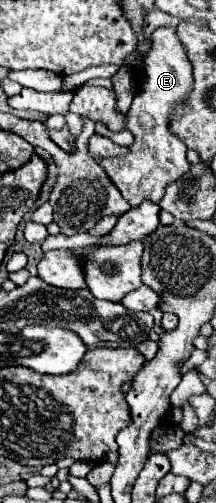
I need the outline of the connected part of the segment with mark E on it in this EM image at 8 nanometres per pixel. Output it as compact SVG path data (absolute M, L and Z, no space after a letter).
M156 28L152 38L154 50L144 58L146 76L126 114L126 130L134 134L134 144L128 146L128 154L124 156L96 158L130 206L138 206L146 198L158 202L164 196L166 184L180 178L190 168L190 162L186 160L186 144L170 130L170 112L176 104L186 102L194 88L192 64L186 58L186 48L178 40L174 28Z

